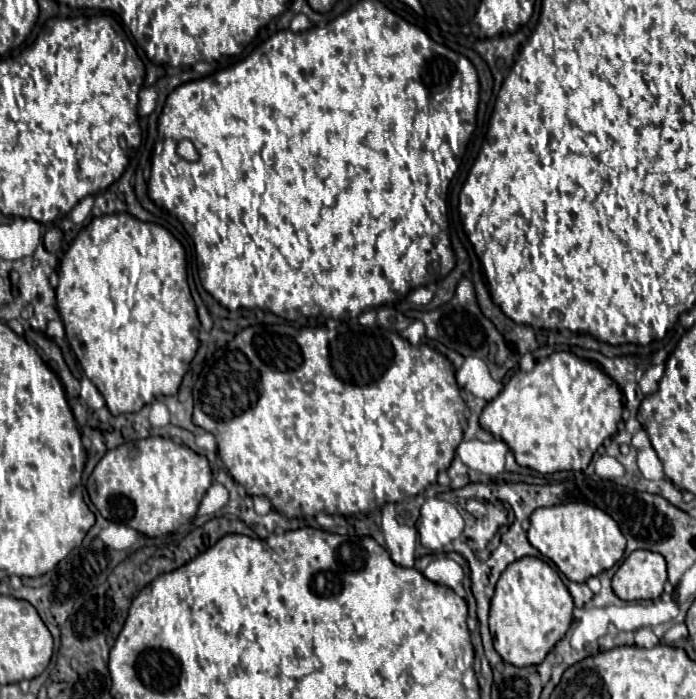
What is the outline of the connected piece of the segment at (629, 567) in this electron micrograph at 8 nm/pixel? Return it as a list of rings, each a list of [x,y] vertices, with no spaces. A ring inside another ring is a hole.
[[[635,550],[613,576],[613,592],[625,600],[655,600],[663,594],[667,582],[667,566],[657,552]]]

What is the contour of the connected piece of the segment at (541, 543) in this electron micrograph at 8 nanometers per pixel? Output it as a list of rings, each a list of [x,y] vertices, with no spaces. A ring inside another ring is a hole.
[[[569,502],[561,506],[537,508],[531,514],[531,528],[527,530],[529,542],[573,582],[585,582],[603,570],[613,568],[625,550],[625,536],[621,534],[615,520],[603,510],[583,504]]]

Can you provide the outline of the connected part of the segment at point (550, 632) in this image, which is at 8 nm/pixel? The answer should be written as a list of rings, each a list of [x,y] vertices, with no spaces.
[[[525,556],[509,564],[497,580],[491,598],[489,628],[499,656],[515,666],[543,662],[547,652],[563,638],[573,618],[573,598],[559,574],[541,558]]]

